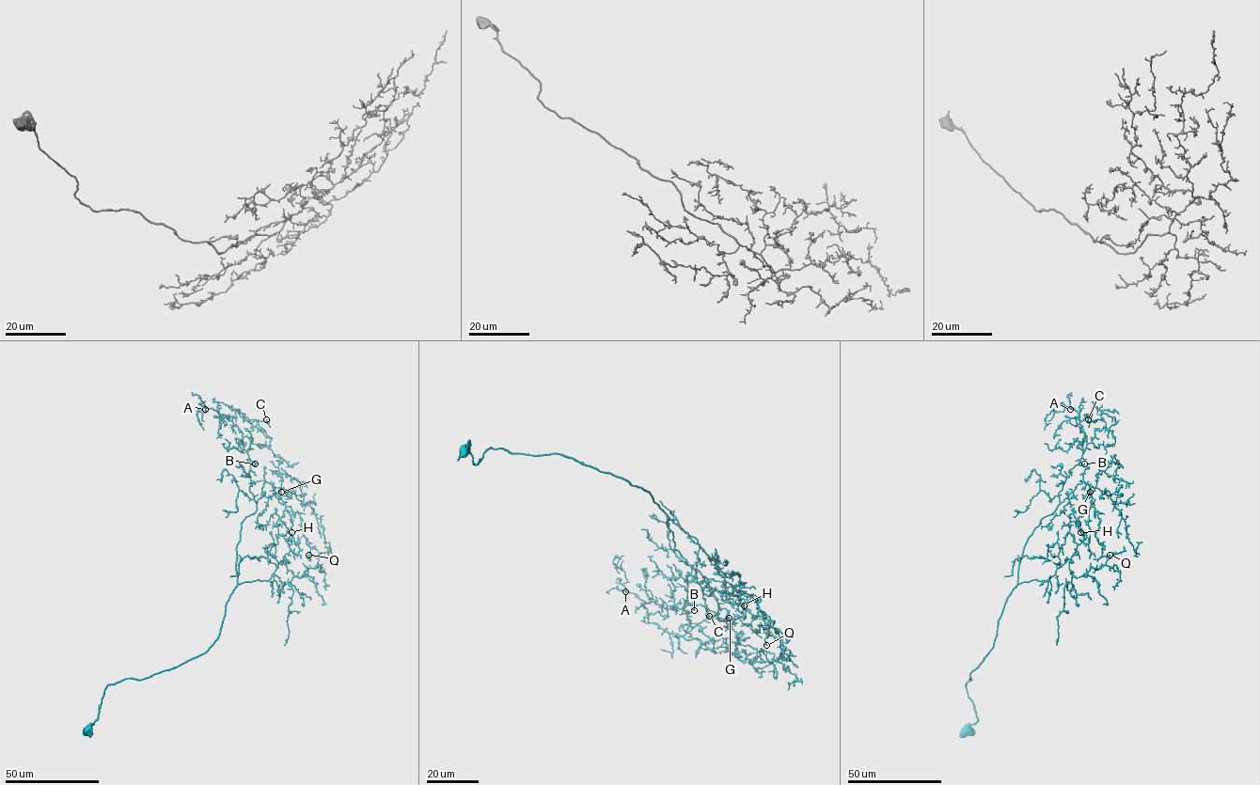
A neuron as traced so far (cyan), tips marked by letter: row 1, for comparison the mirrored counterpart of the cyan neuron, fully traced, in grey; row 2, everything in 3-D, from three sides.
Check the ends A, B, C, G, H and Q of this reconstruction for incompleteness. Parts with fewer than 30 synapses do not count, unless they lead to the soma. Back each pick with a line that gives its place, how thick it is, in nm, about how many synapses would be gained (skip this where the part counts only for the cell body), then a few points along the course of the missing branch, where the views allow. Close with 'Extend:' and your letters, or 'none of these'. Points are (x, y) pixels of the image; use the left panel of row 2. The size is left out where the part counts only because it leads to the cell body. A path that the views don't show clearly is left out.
B: place (255, 463); calibre 140 nm; 40 synapses; course (255, 463), (259, 459), (266, 457), (265, 463), (275, 473)
Extend: B

